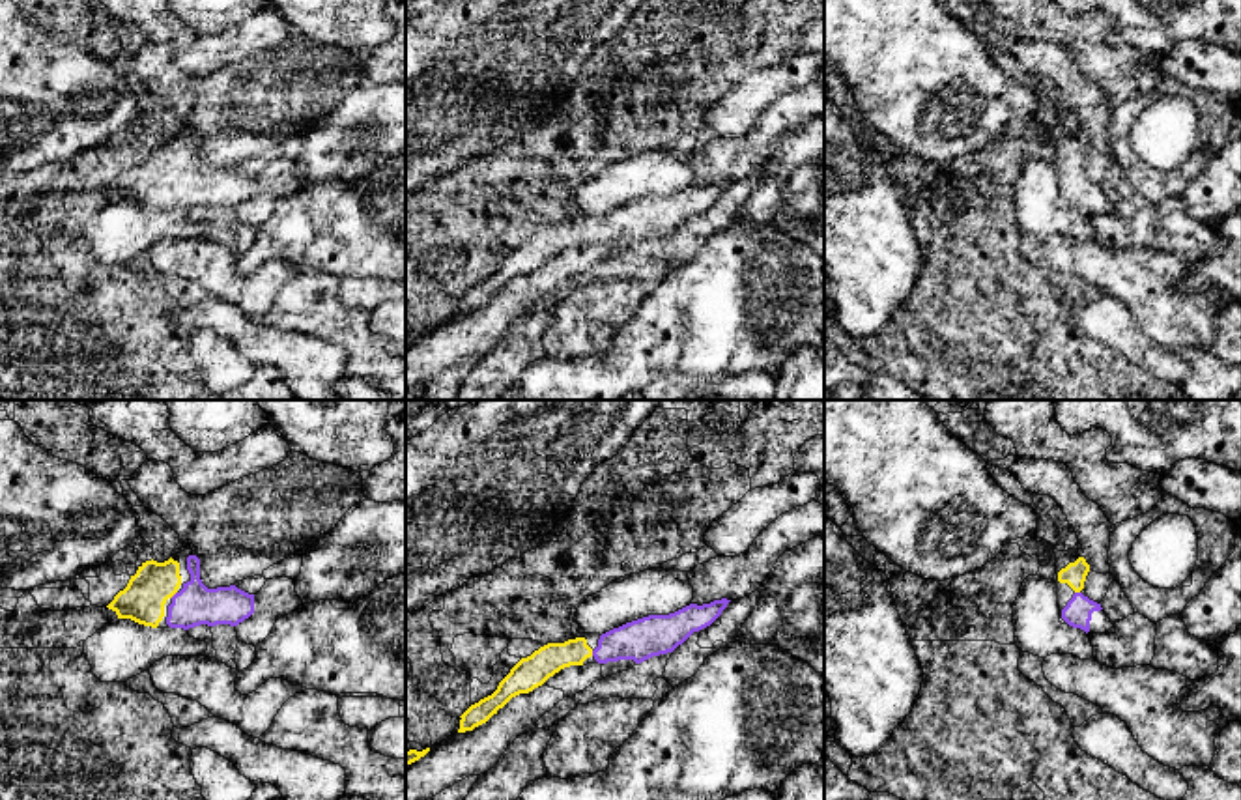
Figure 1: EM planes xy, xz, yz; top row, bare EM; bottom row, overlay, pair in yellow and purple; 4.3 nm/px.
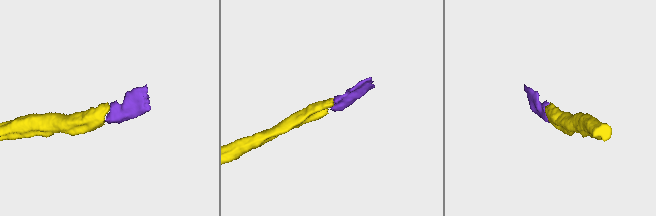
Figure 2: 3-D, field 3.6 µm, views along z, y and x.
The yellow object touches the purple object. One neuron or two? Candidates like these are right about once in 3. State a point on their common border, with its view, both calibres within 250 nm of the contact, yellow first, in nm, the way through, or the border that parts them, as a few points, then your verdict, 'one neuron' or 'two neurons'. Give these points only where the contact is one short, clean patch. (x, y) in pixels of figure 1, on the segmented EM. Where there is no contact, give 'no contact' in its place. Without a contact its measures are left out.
contact xy (172, 595); calibres 190 and 180 nm; way xy (142, 600), (148, 595), (172, 595), (184, 604), (195, 604); one neuron

